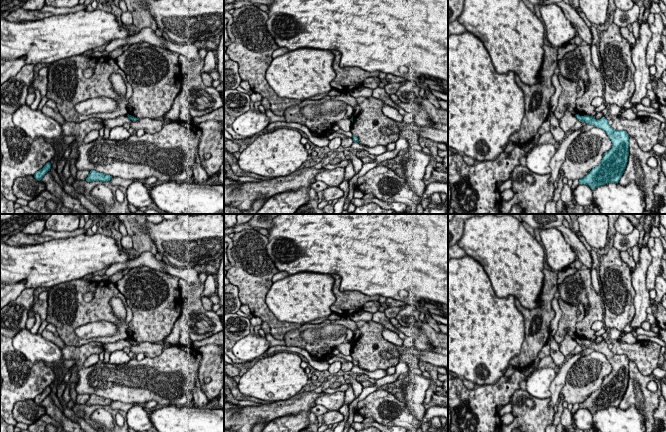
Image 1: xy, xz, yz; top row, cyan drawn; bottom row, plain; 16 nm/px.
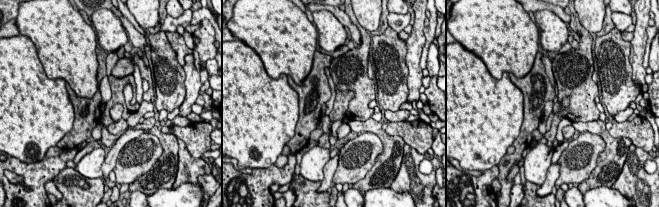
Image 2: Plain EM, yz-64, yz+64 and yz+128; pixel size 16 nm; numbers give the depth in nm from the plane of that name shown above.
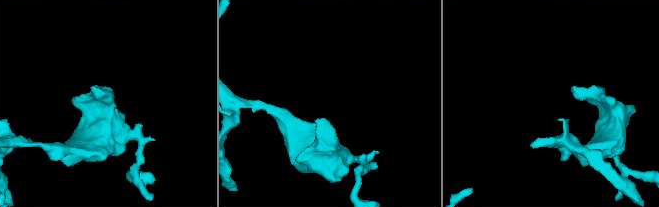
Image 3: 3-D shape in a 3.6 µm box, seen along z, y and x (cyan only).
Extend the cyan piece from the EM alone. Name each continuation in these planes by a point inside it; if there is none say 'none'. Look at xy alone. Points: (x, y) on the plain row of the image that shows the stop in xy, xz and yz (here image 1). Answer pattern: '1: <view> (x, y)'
none

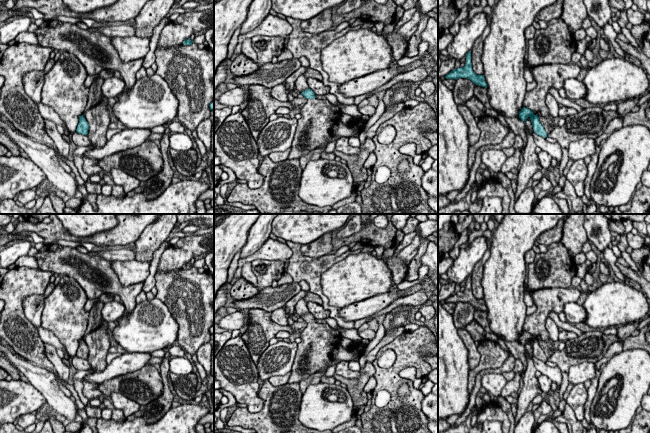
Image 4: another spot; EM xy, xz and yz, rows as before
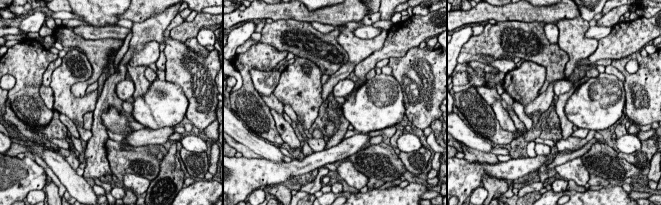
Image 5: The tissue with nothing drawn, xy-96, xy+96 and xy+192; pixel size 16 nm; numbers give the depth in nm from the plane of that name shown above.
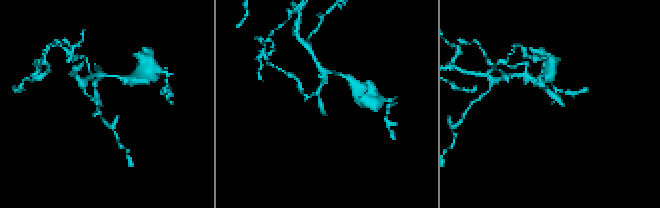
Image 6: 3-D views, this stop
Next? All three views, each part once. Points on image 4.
1: xz (313, 355)

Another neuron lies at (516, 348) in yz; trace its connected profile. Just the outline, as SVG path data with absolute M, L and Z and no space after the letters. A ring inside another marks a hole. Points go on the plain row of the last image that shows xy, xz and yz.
M505 341L507 348L509 349L510 353L514 356L515 359L518 359L523 364L523 372L525 372L527 368L527 359L525 357L525 347L520 342L517 341Z

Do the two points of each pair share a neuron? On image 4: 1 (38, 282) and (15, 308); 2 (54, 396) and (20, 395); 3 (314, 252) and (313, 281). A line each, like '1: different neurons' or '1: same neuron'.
1: same neuron
2: different neurons
3: different neurons

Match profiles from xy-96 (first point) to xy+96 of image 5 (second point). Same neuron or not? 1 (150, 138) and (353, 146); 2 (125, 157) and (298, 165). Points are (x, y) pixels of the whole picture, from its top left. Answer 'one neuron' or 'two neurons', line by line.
1: one neuron
2: two neurons

